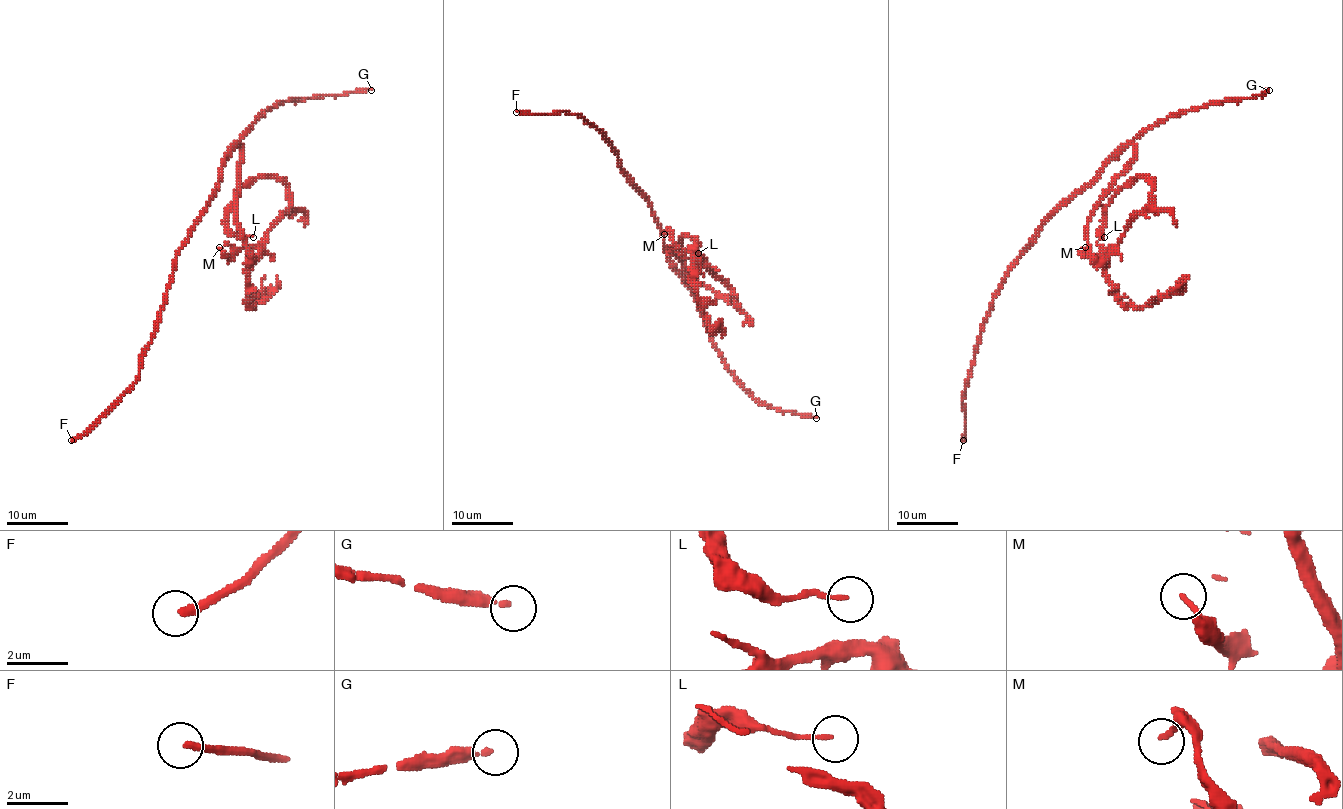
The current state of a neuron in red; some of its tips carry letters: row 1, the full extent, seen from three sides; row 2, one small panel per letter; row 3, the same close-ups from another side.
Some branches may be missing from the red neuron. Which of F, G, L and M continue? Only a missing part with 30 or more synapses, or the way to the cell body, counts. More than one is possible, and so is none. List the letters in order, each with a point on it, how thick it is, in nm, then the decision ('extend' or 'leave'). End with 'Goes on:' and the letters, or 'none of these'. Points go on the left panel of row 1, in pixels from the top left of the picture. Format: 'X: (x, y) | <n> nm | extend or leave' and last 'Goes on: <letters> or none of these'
F: (71, 440) | 240 nm | leave
G: (371, 90) | 200 nm | extend
L: (253, 237) | 130 nm | leave
M: (219, 247) | 200 nm | leave
Goes on: G

